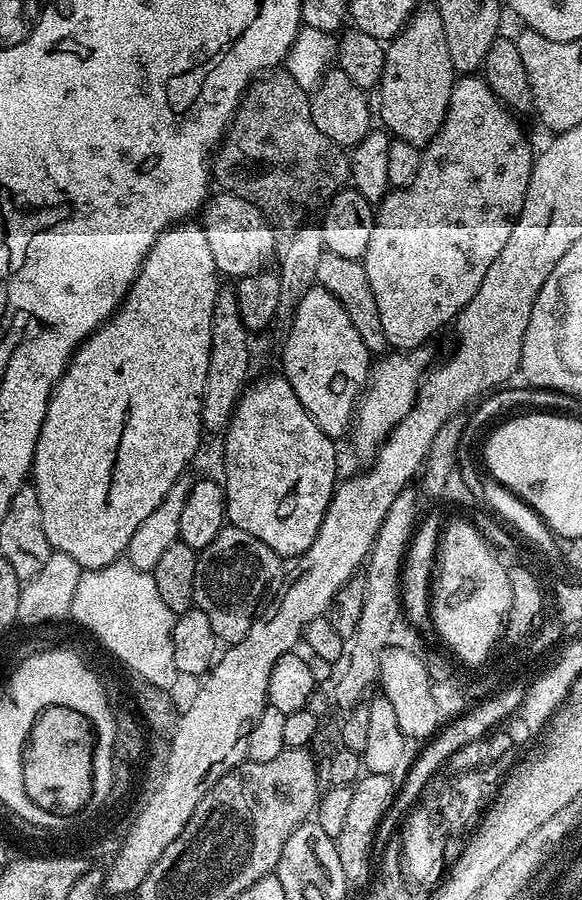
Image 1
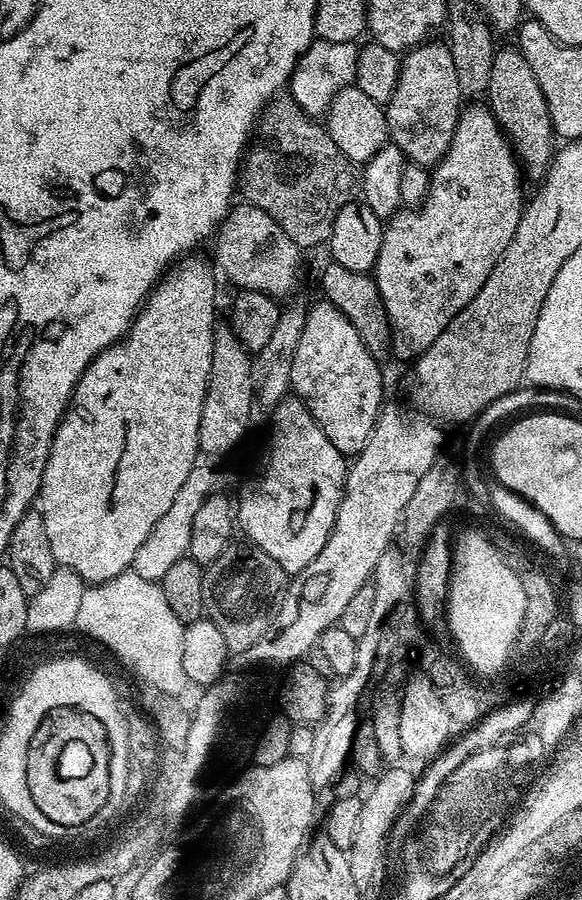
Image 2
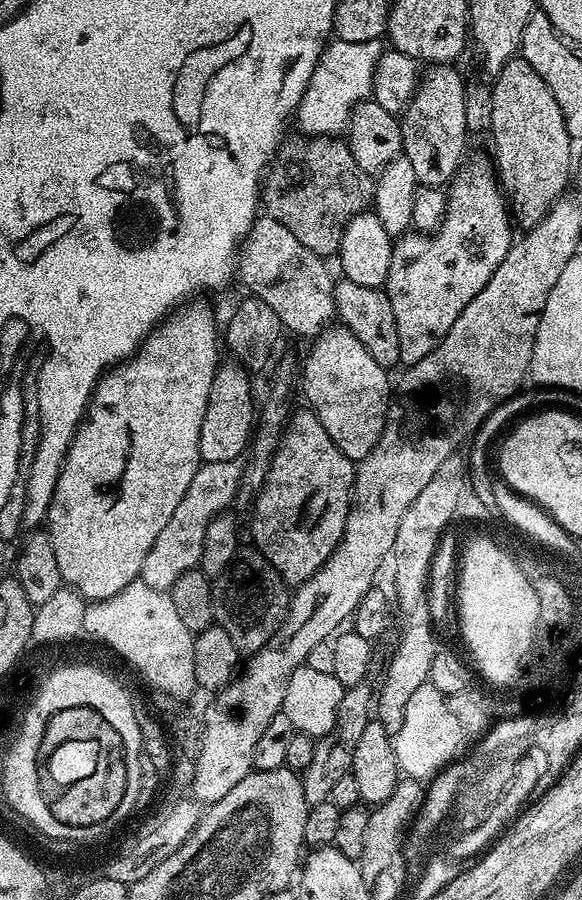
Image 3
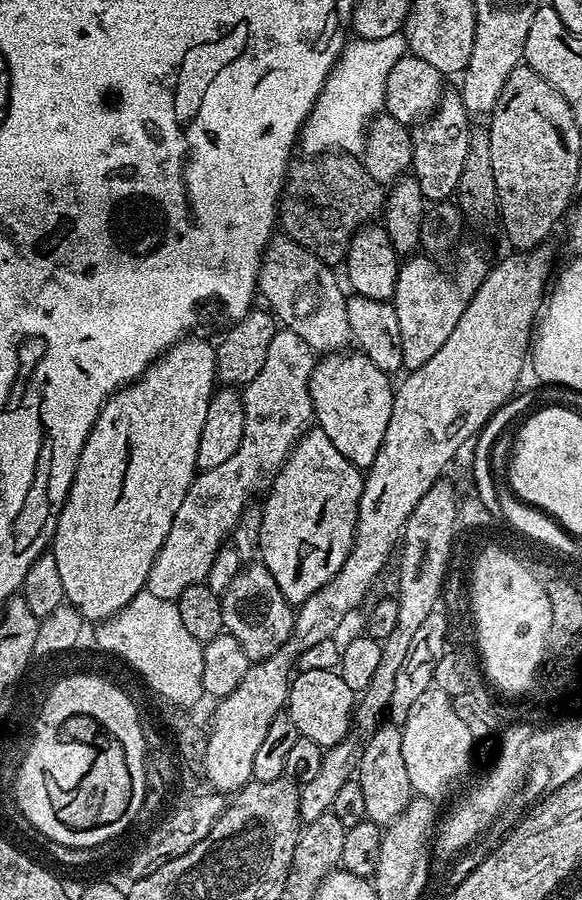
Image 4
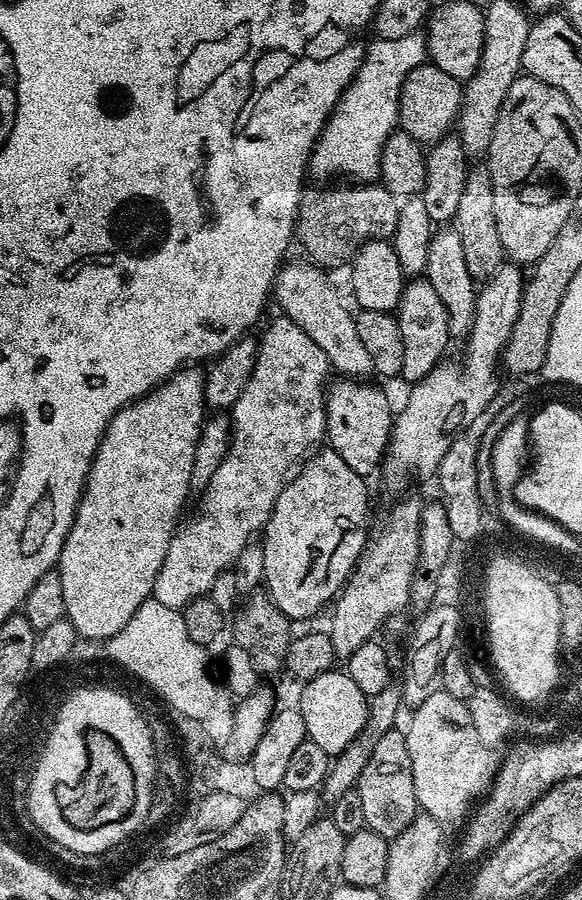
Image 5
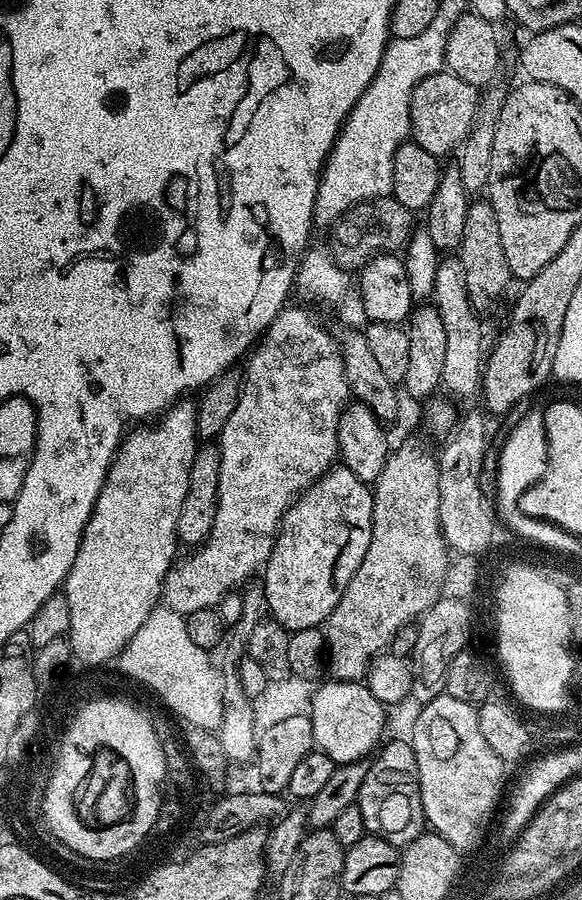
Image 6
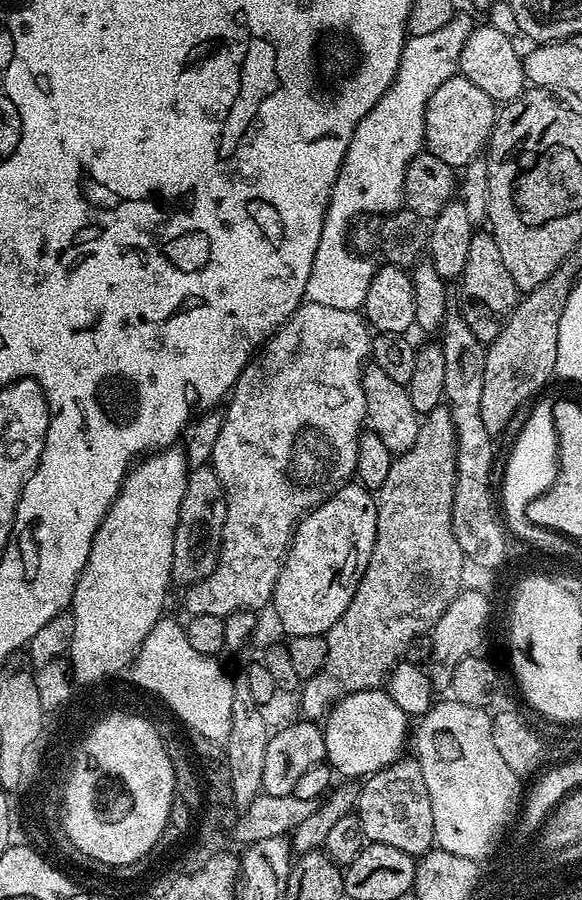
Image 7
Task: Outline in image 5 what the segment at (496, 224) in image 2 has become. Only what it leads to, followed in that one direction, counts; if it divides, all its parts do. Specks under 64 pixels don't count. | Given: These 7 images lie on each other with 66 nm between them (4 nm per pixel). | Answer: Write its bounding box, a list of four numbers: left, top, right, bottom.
[396,278,450,383]

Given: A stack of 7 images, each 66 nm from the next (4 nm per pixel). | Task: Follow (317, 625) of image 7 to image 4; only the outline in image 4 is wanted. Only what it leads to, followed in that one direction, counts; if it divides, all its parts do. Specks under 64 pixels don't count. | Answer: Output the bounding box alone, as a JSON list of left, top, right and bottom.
[259,426,365,606]

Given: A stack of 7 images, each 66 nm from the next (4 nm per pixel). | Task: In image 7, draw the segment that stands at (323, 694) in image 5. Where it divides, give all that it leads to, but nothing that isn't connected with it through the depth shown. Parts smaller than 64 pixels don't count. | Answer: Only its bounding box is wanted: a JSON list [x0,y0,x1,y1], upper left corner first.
[322,687,410,778]

